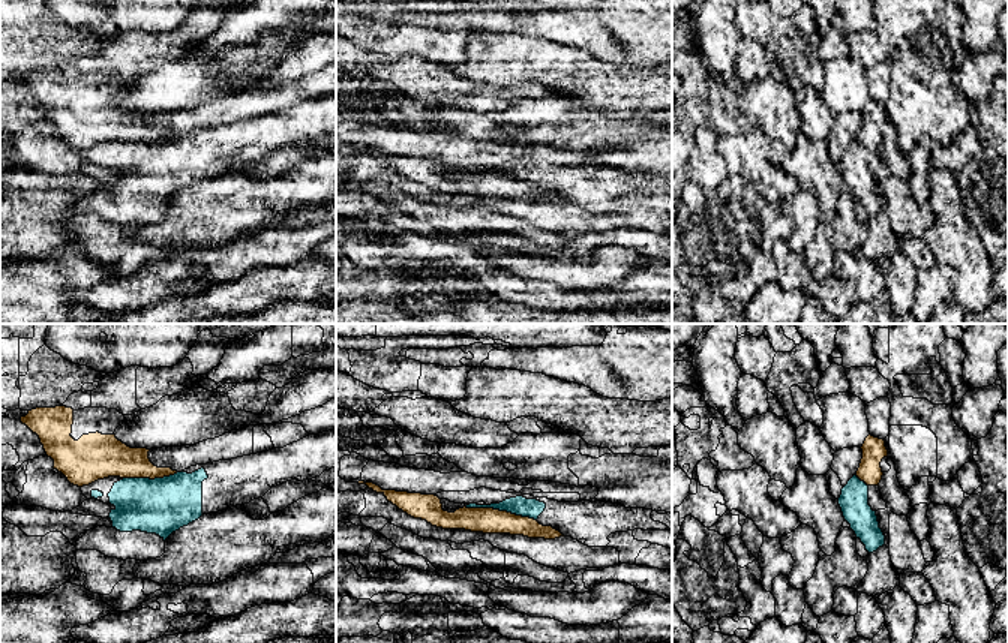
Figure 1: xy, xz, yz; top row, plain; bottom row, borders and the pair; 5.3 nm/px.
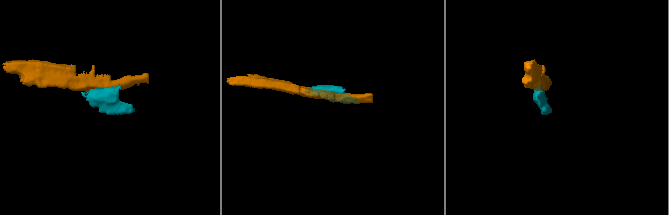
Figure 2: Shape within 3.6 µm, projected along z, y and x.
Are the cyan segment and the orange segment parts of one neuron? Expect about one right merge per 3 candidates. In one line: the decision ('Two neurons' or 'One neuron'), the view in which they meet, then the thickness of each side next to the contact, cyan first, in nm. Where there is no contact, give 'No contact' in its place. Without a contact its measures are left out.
Two neurons. Touches cyan in xz. Thickness 110 nm (cyan) against 140 nm

